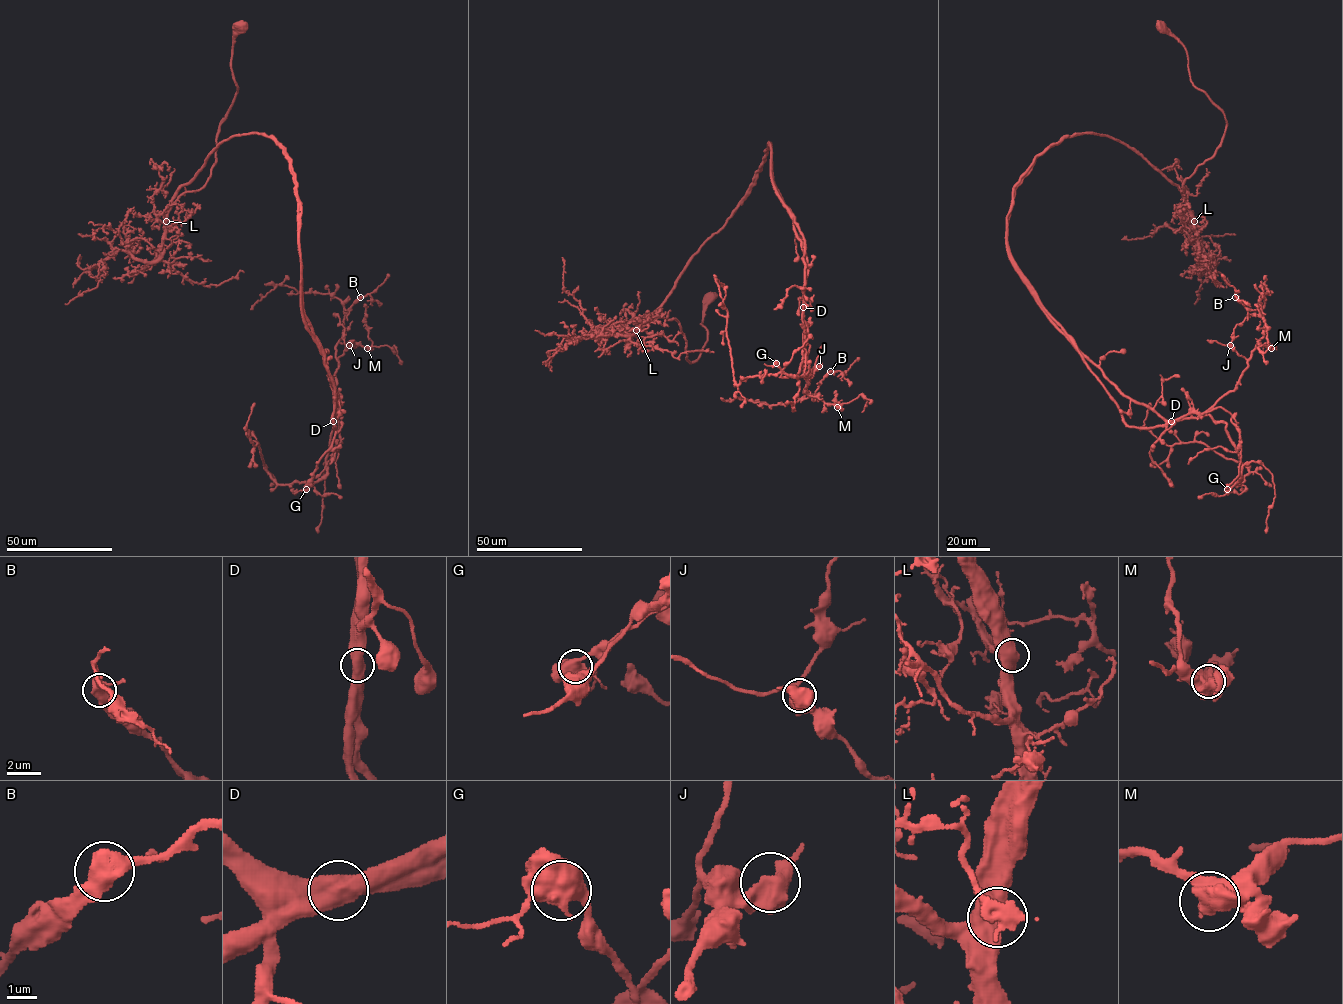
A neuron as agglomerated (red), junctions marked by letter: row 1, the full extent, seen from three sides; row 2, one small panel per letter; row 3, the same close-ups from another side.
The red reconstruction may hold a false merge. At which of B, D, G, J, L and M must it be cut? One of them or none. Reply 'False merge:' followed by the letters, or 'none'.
False merge: D

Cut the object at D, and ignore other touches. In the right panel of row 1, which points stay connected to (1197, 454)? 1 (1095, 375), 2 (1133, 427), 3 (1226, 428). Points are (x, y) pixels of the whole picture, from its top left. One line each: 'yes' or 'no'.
1: yes
2: yes
3: no

